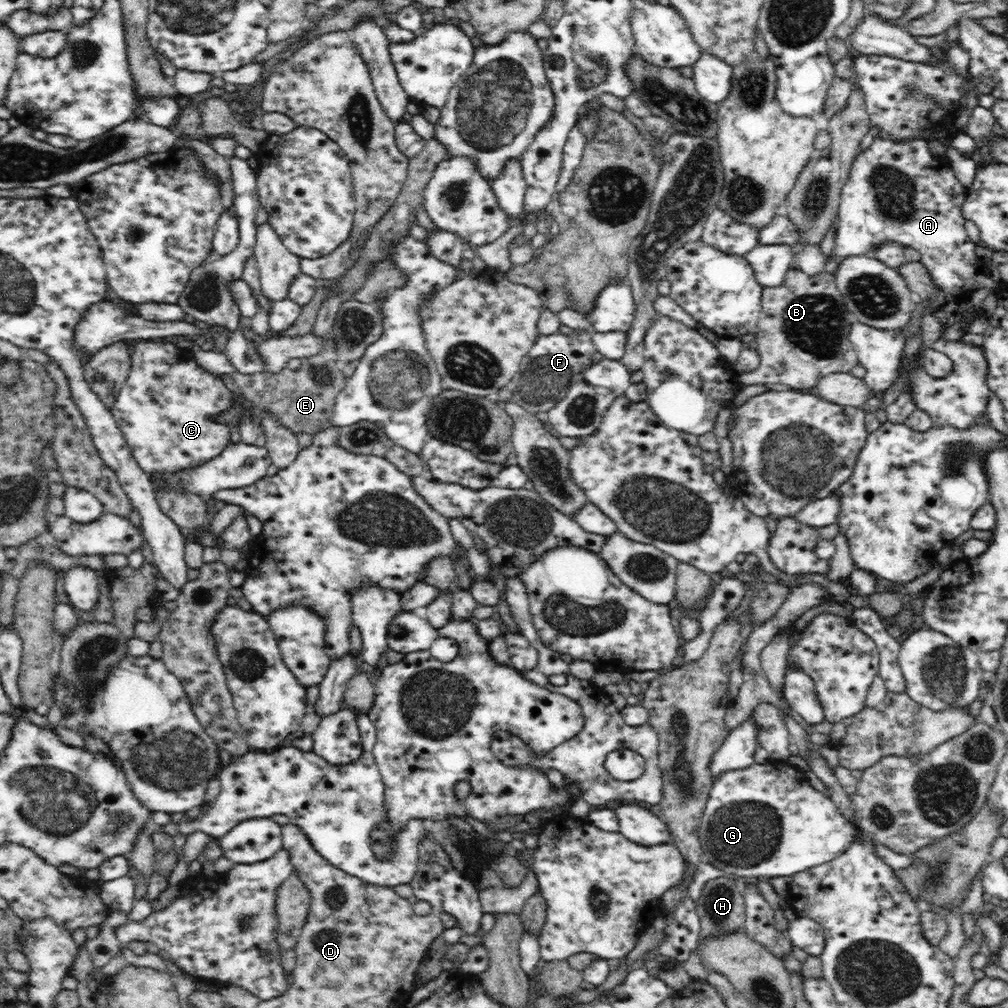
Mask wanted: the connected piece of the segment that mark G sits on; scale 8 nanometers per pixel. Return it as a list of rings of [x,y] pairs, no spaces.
[[[788,760],[755,762],[752,766],[728,771],[713,779],[699,826],[703,853],[708,856],[710,865],[725,872],[726,876],[764,876],[769,879],[793,876],[835,860],[848,850],[856,834],[856,827],[840,814],[836,803],[812,787],[805,772]]]

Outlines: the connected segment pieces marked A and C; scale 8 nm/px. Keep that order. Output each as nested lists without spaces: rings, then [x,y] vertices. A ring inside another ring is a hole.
[[[873,140],[867,150],[856,155],[849,178],[841,190],[833,257],[844,260],[850,256],[871,255],[875,249],[887,243],[898,243],[903,248],[918,250],[921,263],[928,269],[940,292],[932,296],[928,306],[941,324],[942,332],[962,319],[970,324],[973,319],[984,315],[982,302],[999,284],[992,280],[984,261],[977,258],[977,244],[972,242],[964,229],[966,219],[962,216],[961,206],[965,192],[966,188],[956,179],[948,160],[932,154],[925,140],[910,140],[904,144],[892,140]]]
[[[162,339],[141,340],[132,348],[132,370],[124,388],[120,390],[111,413],[119,424],[132,456],[146,474],[175,474],[176,471],[194,470],[218,456],[230,443],[231,430],[218,424],[218,414],[233,407],[232,388],[223,378],[200,367],[188,352]]]

